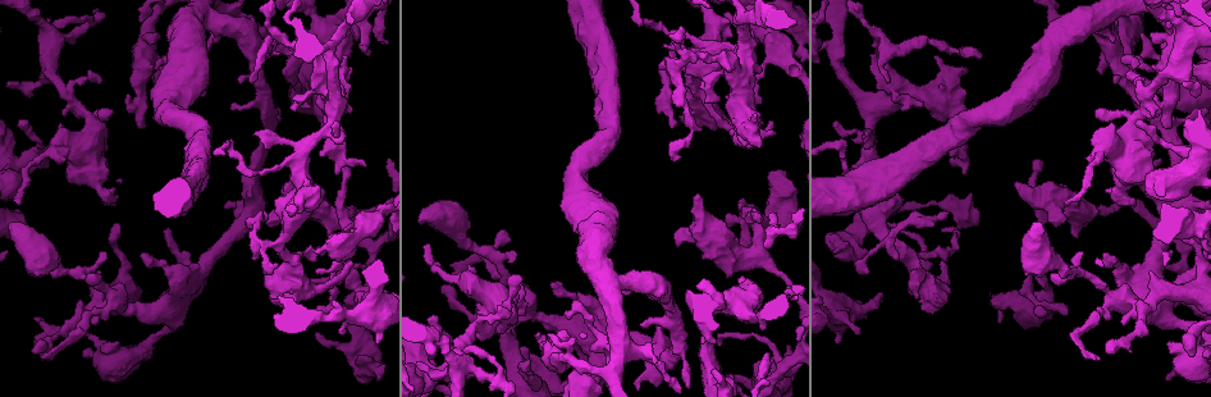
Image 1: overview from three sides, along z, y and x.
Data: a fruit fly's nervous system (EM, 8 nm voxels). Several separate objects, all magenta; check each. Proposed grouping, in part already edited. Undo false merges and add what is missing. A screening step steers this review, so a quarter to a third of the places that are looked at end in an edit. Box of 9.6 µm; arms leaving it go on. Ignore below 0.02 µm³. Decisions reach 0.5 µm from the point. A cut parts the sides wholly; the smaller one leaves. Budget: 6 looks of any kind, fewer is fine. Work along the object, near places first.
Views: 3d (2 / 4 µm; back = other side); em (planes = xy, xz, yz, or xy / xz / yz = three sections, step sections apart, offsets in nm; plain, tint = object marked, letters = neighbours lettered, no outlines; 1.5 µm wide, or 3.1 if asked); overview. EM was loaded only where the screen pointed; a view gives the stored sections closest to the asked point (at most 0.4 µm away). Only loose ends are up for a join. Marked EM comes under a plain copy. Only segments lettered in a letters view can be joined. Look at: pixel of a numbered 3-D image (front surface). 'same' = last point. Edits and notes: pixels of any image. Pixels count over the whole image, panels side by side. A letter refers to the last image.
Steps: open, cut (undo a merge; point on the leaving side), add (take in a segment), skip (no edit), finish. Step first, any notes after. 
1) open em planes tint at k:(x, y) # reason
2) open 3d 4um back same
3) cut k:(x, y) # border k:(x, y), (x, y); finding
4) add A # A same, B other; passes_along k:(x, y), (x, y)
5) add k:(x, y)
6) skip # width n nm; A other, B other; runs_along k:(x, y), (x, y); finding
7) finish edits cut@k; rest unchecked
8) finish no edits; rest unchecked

open em yz step 8 tint at 1:(635, 17) # sharp bend

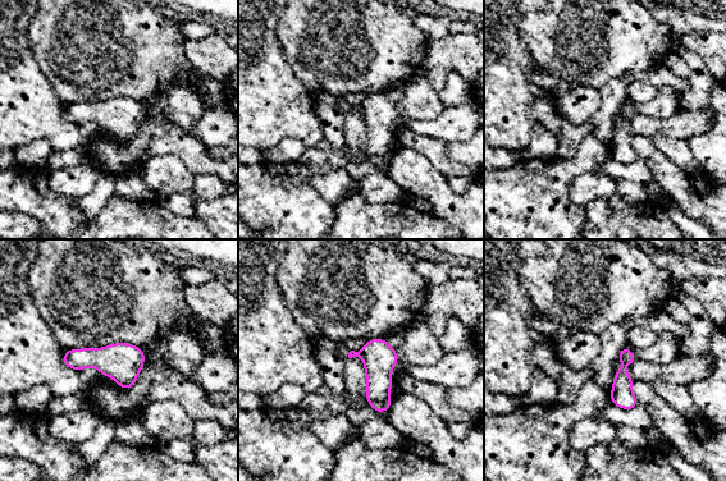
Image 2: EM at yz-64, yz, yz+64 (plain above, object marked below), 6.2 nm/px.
open em yz step 8 letters same

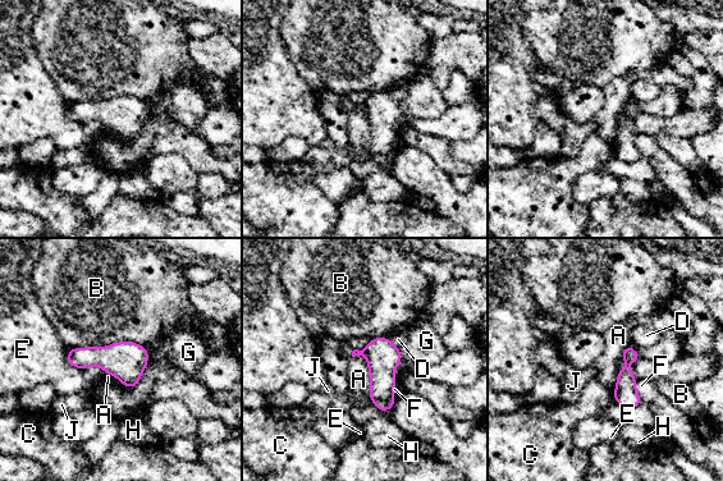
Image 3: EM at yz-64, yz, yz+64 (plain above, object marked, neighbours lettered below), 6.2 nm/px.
skip # A other, B other, C other, D other, E other, F other, G other, H other, J other; border 3:(69, 348), (136, 342), (149, 361); all the same neuron

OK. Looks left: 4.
open em xz step 4 letters at 1:(675, 158) # free end

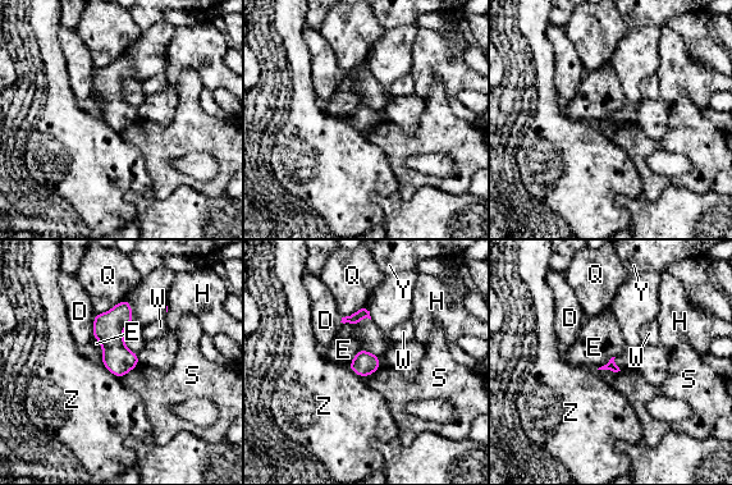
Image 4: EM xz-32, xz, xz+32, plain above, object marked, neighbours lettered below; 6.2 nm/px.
skip # D other, E other, H other, Q other, S other, W other, Y other, Z other; border 4:(101, 364), (120, 378); none of them fits

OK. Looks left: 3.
open 3d 2um at 1:(143, 256) # free end

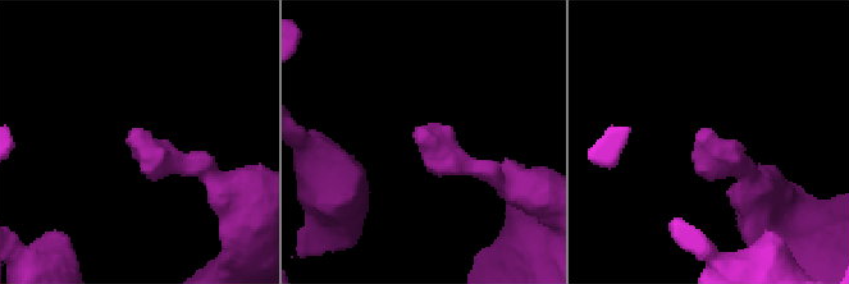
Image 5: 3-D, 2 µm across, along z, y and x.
open em planes letters at 5:(697, 136)

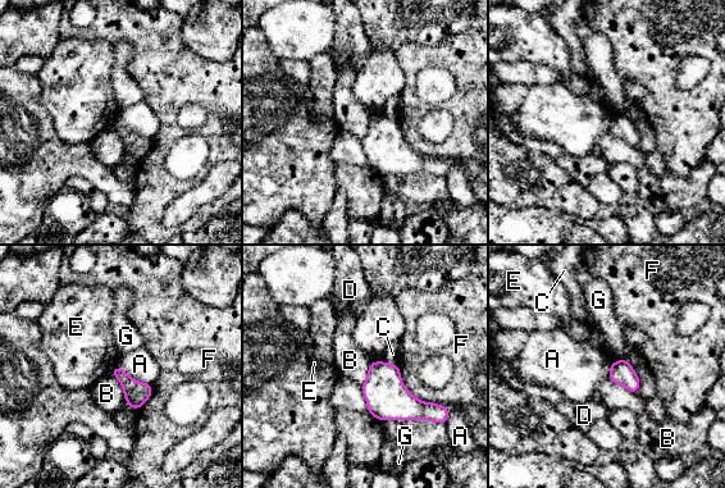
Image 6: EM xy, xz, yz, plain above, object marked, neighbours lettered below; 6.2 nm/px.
skip # width 120 nm; A other, B other, C other, D other, E other, F other, G other; border 6:(114, 366), (151, 384); none of them fits

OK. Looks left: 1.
finish no edits; rest unchecked

